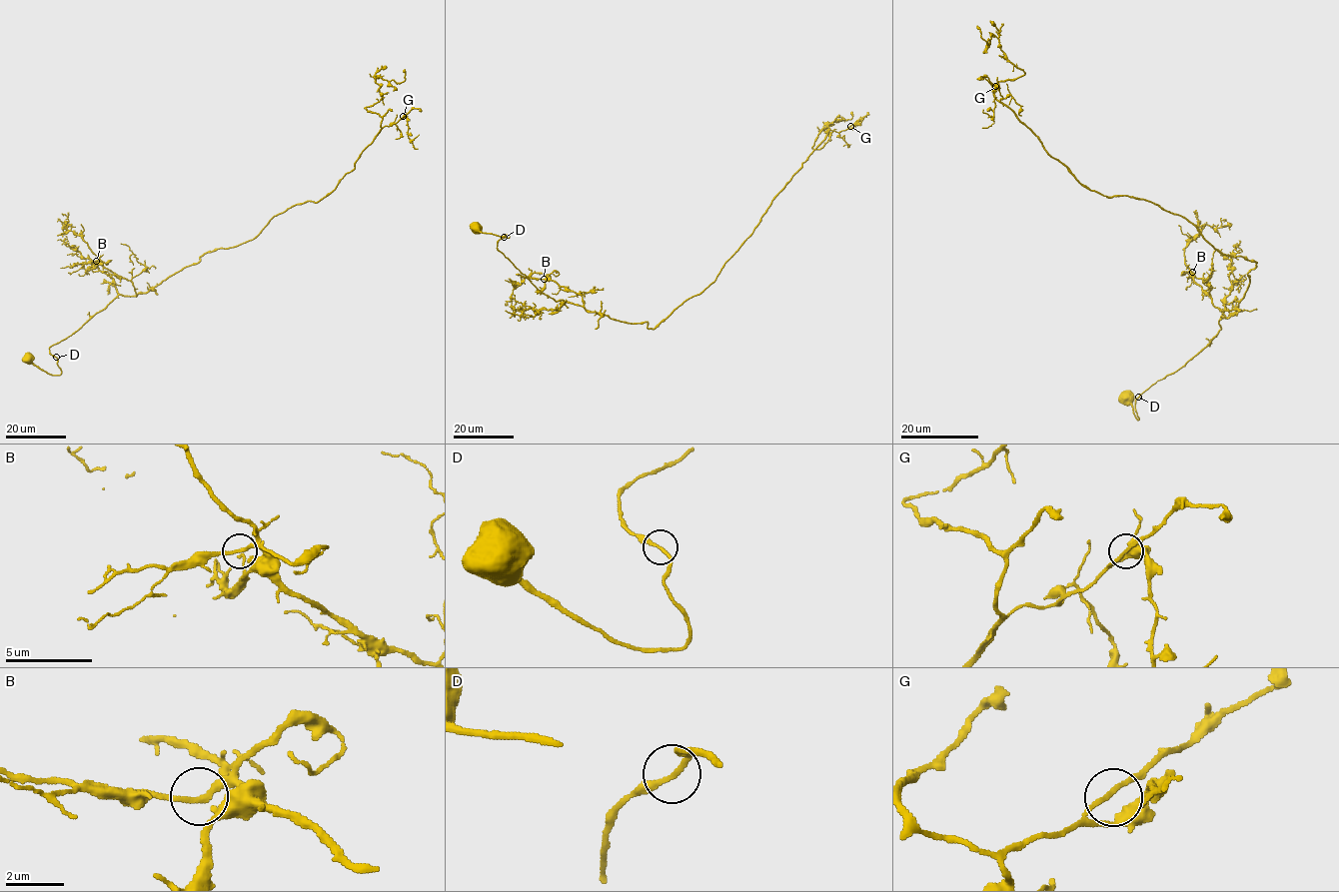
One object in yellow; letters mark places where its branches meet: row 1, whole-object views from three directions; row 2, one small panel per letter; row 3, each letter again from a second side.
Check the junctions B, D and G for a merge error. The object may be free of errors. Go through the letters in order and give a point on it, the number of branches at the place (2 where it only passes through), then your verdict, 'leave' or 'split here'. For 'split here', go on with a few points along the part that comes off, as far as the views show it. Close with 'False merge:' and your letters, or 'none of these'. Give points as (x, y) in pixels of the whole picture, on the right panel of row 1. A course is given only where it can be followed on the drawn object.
B: place (1192, 272); branches 2; leave
D: place (1138, 397); branches 2; leave
G: place (995, 86); branches 2; leave
False merge: none of these

